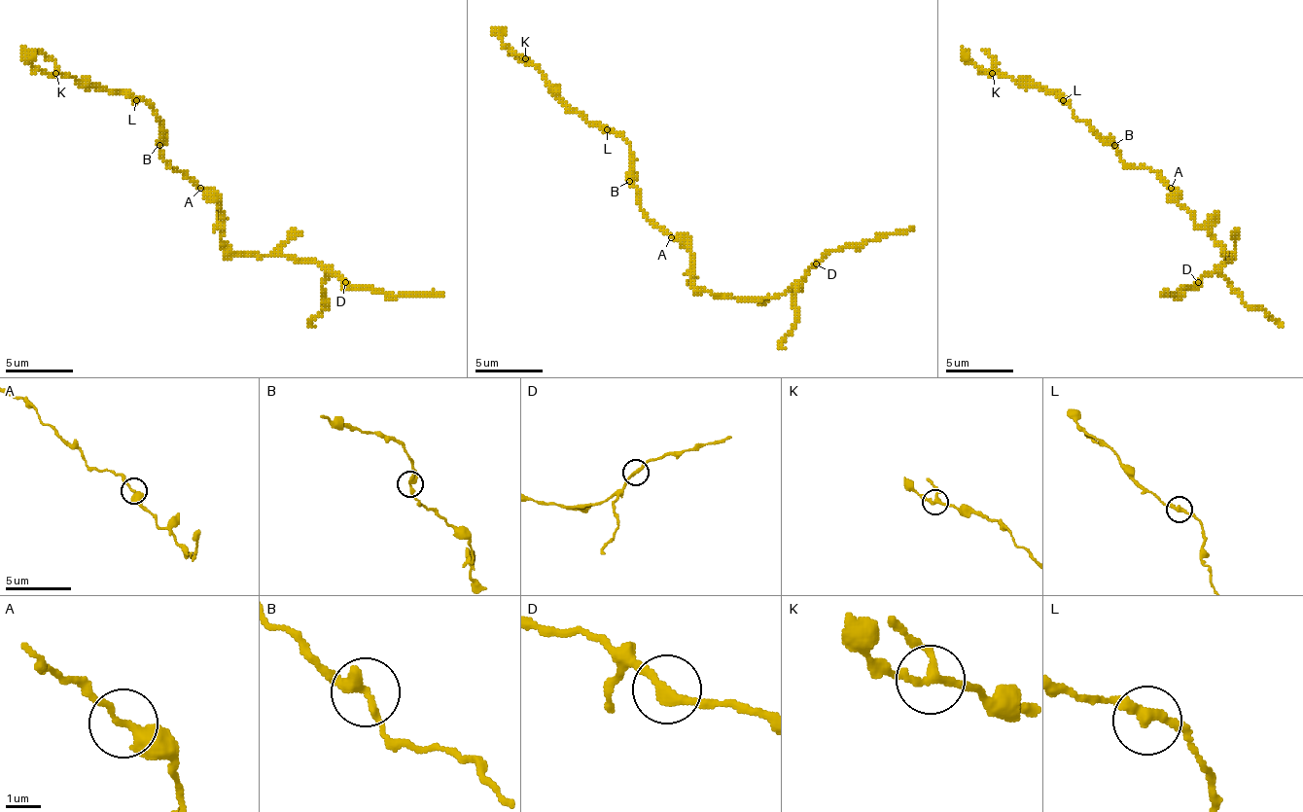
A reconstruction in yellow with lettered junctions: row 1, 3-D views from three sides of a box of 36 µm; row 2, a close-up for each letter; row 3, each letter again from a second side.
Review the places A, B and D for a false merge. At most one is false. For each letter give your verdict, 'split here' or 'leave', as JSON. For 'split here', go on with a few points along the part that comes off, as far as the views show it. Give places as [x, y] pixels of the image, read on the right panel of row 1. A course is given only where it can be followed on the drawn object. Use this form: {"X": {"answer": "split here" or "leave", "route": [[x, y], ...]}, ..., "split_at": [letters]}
{"A": {"answer": "leave"}, "B": {"answer": "leave"}, "D": {"answer": "leave"}, "split_at": []}

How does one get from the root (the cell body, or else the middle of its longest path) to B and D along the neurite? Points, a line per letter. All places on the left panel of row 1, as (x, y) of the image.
B: (200, 188), (177, 168), (170, 168), (159, 155), (159, 144)
D: (200, 188), (221, 208), (221, 219), (224, 222), (221, 238), (234, 252), (315, 259), (345, 282)

